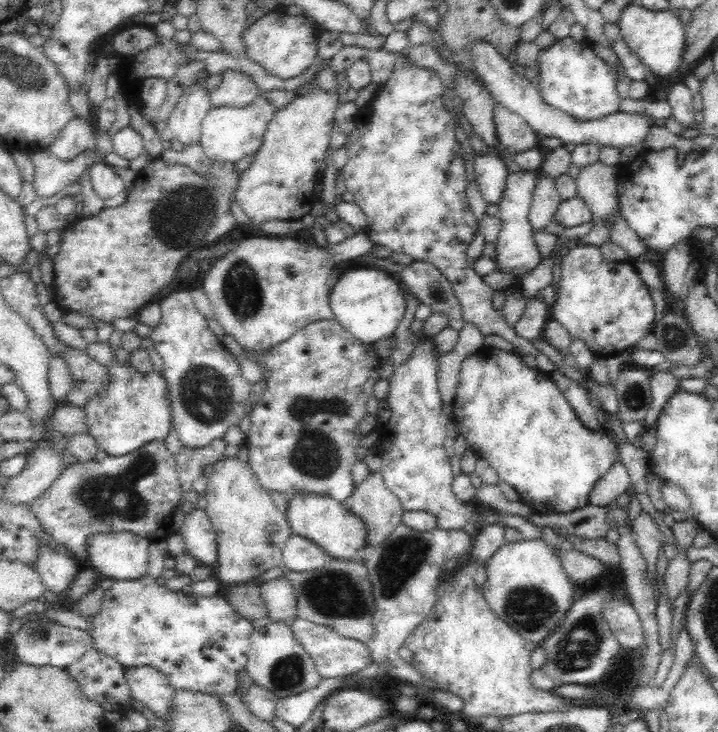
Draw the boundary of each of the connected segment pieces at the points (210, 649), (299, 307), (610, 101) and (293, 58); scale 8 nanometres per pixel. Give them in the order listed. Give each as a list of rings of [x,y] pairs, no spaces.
[[[146,574],[136,580],[115,580],[111,588],[104,591],[101,601],[98,613],[89,618],[92,628],[88,632],[96,650],[115,658],[125,668],[152,666],[164,674],[175,689],[210,695],[236,691],[236,676],[246,666],[255,623],[234,612],[221,594],[200,596],[172,591],[165,585],[160,586],[155,578]]]
[[[354,233],[342,242],[327,247],[312,246],[290,237],[250,236],[240,240],[230,252],[210,264],[210,268],[204,272],[202,287],[212,303],[214,318],[224,327],[225,334],[234,337],[242,351],[263,355],[315,320],[335,320],[328,298],[330,289],[326,285],[332,268],[364,254],[372,255],[374,245],[375,242],[366,233]]]
[[[572,37],[556,39],[554,44],[540,49],[537,56],[539,91],[542,100],[578,120],[596,120],[618,111],[622,100],[616,88],[617,74],[607,62],[583,42]]]
[[[281,6],[269,11],[262,18],[248,26],[242,31],[242,42],[245,44],[245,55],[254,62],[261,64],[270,74],[278,78],[294,78],[300,76],[318,57],[317,40],[320,32],[319,24],[314,18],[307,16],[300,6]]]

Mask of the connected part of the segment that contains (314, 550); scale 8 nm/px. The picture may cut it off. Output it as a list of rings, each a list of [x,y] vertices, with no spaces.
[[[292,533],[283,548],[282,566],[292,571],[312,571],[324,566],[328,559],[317,544]]]

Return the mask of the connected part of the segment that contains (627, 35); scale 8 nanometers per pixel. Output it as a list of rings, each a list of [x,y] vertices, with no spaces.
[[[634,1],[622,8],[618,21],[621,37],[647,68],[659,76],[660,81],[672,77],[681,80],[686,73],[691,72],[691,68],[682,67],[682,55],[687,40],[684,24],[679,20],[678,15],[670,9],[655,12]]]

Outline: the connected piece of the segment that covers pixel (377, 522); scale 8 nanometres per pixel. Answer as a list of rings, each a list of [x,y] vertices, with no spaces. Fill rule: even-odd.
[[[381,471],[371,472],[368,478],[355,486],[352,497],[351,511],[359,516],[366,525],[367,546],[376,546],[401,523],[404,507],[400,500],[386,487]]]

